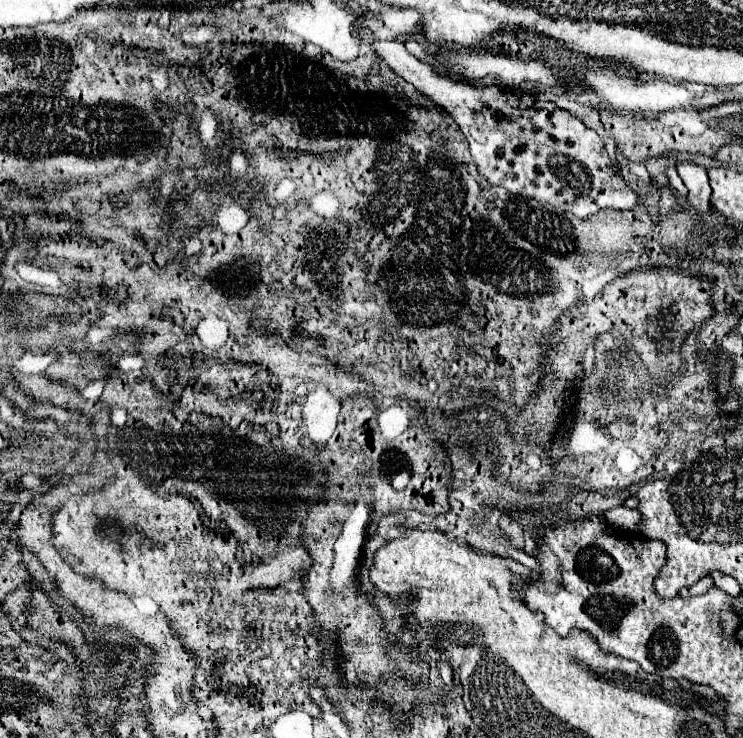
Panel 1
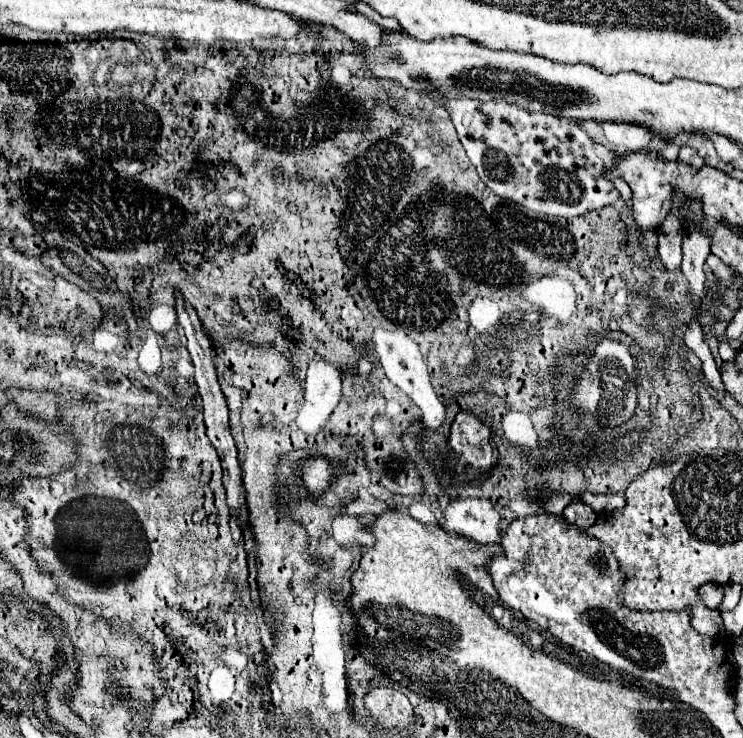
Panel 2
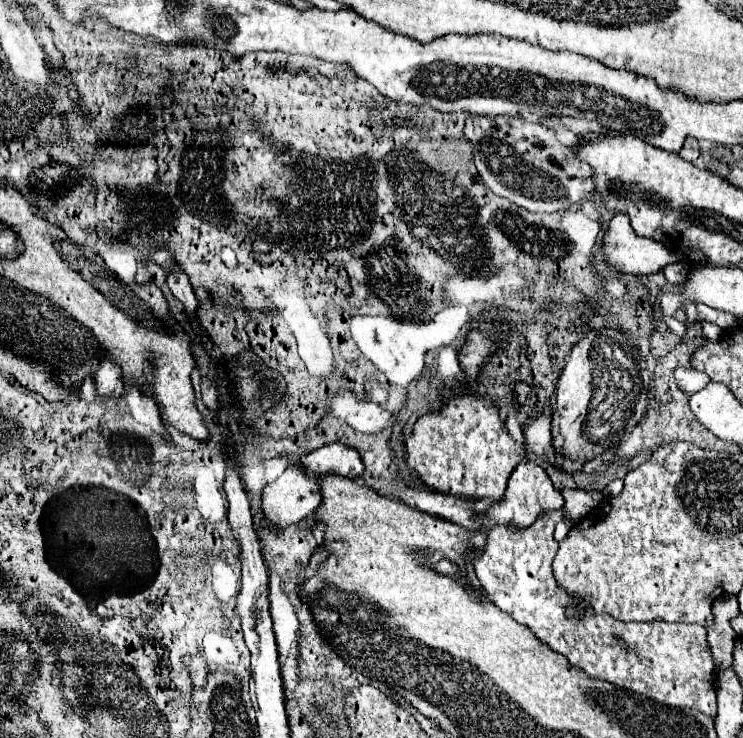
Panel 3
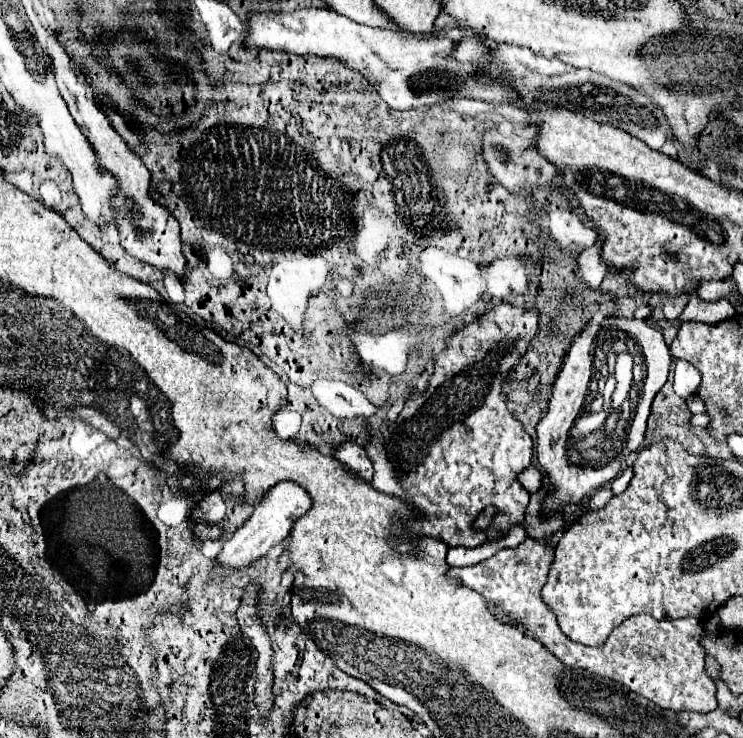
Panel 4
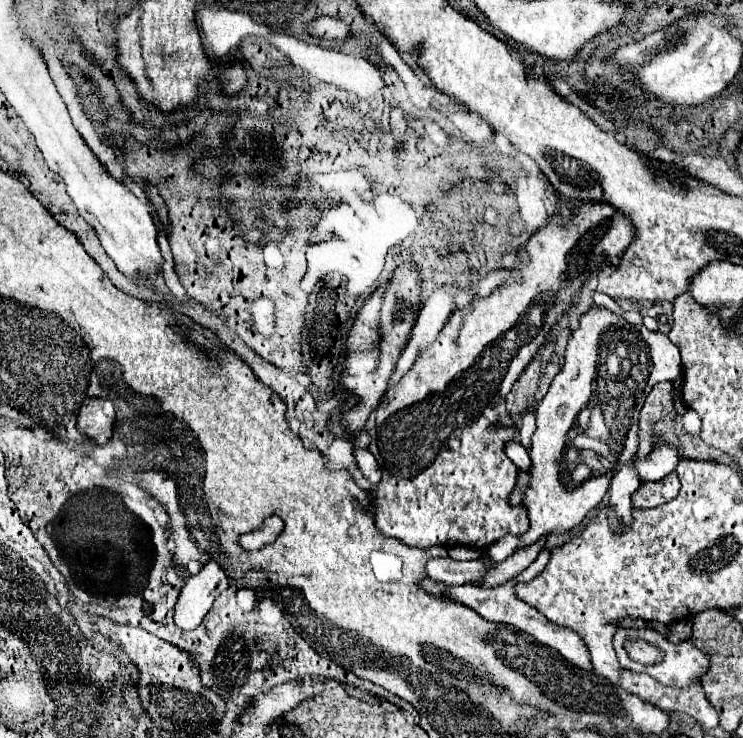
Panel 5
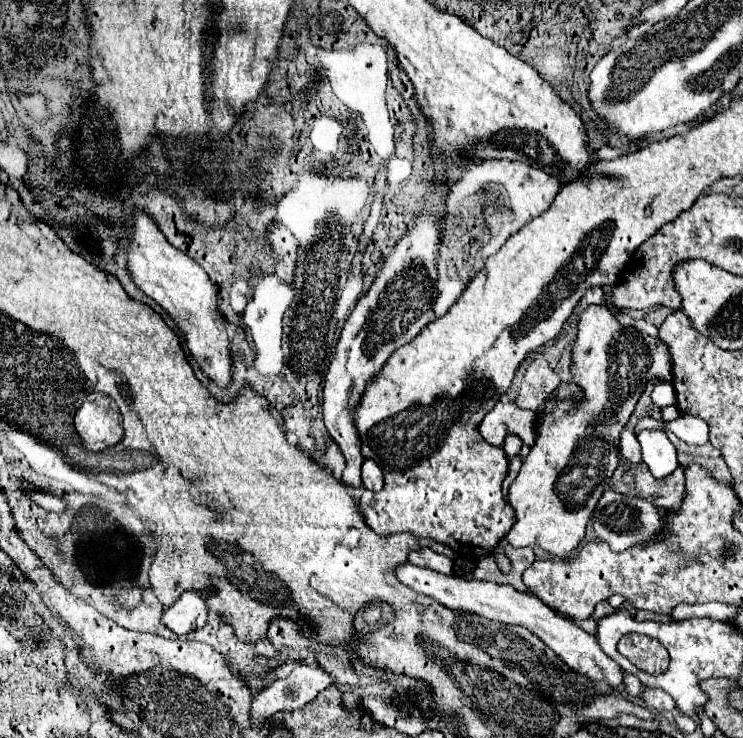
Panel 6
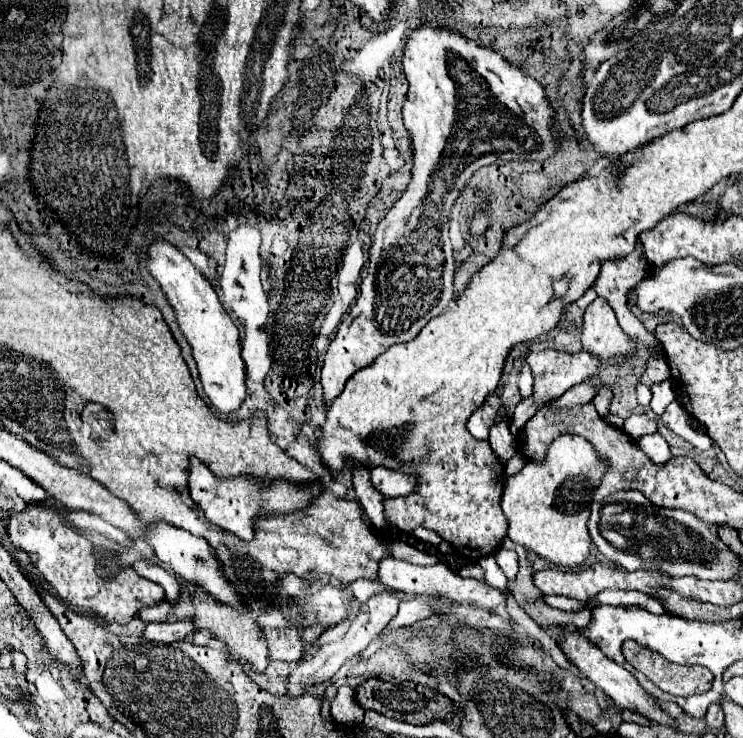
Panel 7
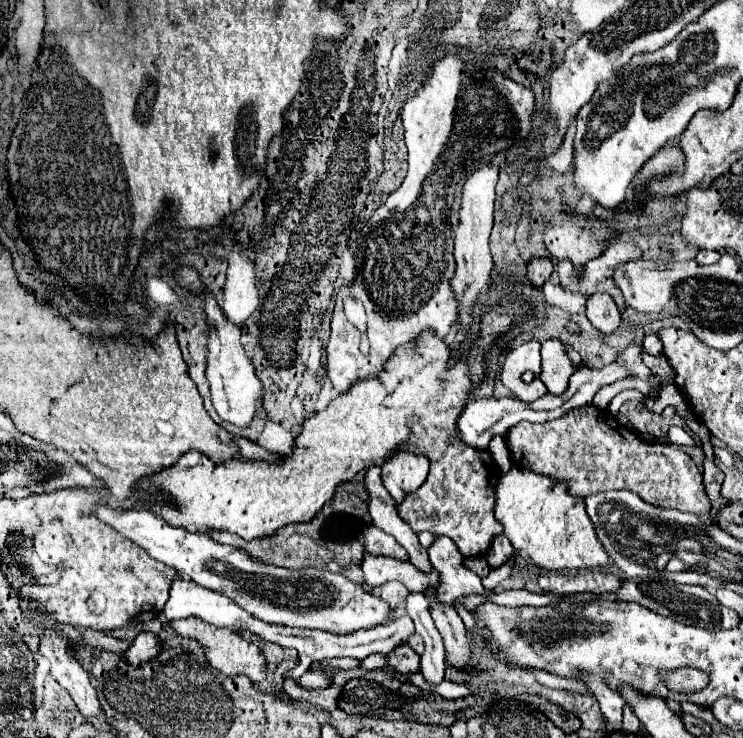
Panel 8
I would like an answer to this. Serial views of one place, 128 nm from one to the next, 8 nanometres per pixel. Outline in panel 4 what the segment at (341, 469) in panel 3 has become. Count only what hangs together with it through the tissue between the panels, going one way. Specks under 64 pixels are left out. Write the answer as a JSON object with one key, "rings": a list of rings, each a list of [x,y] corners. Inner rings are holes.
{"rings":[[[344,442],[334,448],[332,456],[342,462],[352,474],[356,474],[360,480],[372,482],[372,460],[366,456],[366,450],[358,444]],[[278,482],[278,484],[274,484],[264,494],[264,498],[256,504],[252,518],[224,542],[222,552],[216,558],[218,564],[240,568],[240,566],[248,566],[250,562],[258,560],[260,556],[264,556],[268,552],[270,546],[284,540],[290,534],[294,522],[300,516],[304,516],[310,508],[312,508],[312,498],[300,484],[296,484],[296,482]]]}

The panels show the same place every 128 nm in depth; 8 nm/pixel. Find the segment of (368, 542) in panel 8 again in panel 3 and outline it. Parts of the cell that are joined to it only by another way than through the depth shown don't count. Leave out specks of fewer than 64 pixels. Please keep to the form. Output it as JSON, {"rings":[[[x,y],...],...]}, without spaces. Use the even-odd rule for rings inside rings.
{"rings":[[[542,516],[528,528],[500,524],[492,528],[494,532],[488,532],[488,544],[476,562],[476,574],[488,598],[590,676],[648,696],[664,706],[696,708],[716,720],[716,666],[706,630],[698,624],[670,624],[662,620],[622,622],[610,614],[596,614],[588,604],[580,604],[580,598],[568,596],[556,584],[552,572],[552,560],[558,552],[554,526],[556,522],[550,516]],[[572,604],[578,606],[578,612],[568,618],[564,610]]]}

